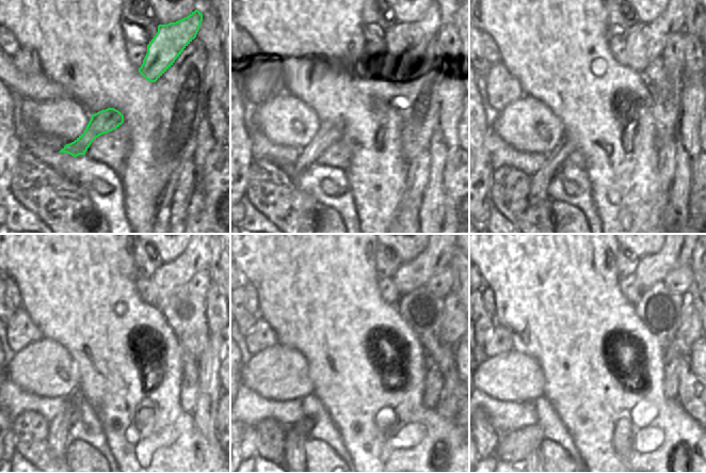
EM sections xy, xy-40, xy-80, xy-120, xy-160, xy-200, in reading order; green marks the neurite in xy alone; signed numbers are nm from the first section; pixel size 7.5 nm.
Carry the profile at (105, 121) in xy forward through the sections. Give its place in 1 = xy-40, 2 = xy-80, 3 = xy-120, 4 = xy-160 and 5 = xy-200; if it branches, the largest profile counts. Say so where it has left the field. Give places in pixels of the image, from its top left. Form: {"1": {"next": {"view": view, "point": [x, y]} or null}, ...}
{"1": {"next": {"view": "xy-40", "point": [331, 131]}}, "2": {"next": {"view": "xy-80", "point": [539, 186]}}, "3": {"next": {"view": "xy-120", "point": [59, 427]}}, "4": {"next": {"view": "xy-160", "point": [297, 436]}}, "5": {"next": {"view": "xy-200", "point": [536, 451]}}}

